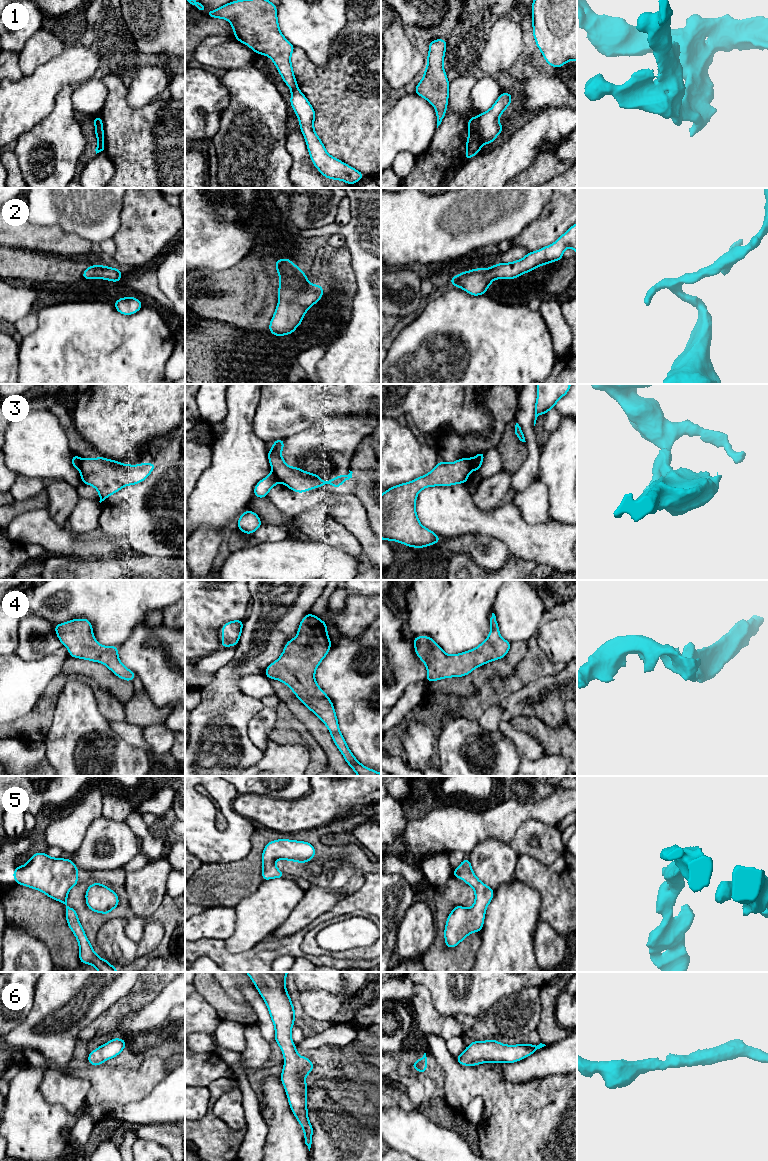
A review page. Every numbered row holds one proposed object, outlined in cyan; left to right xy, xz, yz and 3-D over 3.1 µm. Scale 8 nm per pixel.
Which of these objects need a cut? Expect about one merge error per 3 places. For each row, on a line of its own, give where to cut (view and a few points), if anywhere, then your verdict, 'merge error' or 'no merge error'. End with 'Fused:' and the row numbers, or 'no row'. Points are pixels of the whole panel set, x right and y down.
1: xy (95, 117), (98, 119), (99, 140), (103, 145) | merge error
2: no cut | no merge error
3: yz (470, 458), (474, 469) | merge error
4: no cut | no merge error
5: no cut | no merge error
6: no cut | no merge error
Fused: 1, 3

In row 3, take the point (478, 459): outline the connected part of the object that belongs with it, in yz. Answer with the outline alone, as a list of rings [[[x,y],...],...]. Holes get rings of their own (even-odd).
[[[480,452],[474,458],[471,458],[471,460],[473,461],[473,468],[475,471],[478,471],[480,469],[484,456],[485,452]]]

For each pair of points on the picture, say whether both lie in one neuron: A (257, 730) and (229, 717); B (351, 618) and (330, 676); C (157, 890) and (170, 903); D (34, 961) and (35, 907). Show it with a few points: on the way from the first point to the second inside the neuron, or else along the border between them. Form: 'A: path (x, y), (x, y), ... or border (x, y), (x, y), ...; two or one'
A: border (262, 708), (247, 727), (247, 735), (256, 747); two
B: border (366, 628), (356, 638), (342, 636); two
C: border (166, 893), (159, 907), (150, 916); two
D: border (13, 925), (38, 937), (49, 954); two

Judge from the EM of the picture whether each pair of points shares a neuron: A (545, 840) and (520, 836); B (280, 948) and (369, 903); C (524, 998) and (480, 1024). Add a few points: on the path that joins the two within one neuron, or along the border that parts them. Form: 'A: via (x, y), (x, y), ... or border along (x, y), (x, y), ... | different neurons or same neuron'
A: via (539, 834), (537, 832), (526, 832) | same neuron
B: via (302, 933), (319, 919), (347, 904) | same neuron
C: via (513, 1009), (502, 1020), (491, 1024) | same neuron

